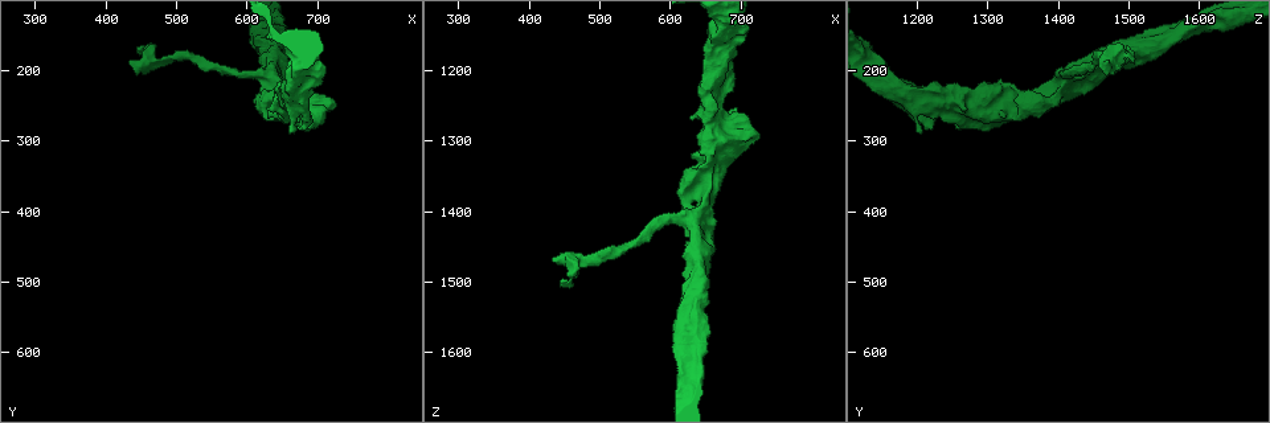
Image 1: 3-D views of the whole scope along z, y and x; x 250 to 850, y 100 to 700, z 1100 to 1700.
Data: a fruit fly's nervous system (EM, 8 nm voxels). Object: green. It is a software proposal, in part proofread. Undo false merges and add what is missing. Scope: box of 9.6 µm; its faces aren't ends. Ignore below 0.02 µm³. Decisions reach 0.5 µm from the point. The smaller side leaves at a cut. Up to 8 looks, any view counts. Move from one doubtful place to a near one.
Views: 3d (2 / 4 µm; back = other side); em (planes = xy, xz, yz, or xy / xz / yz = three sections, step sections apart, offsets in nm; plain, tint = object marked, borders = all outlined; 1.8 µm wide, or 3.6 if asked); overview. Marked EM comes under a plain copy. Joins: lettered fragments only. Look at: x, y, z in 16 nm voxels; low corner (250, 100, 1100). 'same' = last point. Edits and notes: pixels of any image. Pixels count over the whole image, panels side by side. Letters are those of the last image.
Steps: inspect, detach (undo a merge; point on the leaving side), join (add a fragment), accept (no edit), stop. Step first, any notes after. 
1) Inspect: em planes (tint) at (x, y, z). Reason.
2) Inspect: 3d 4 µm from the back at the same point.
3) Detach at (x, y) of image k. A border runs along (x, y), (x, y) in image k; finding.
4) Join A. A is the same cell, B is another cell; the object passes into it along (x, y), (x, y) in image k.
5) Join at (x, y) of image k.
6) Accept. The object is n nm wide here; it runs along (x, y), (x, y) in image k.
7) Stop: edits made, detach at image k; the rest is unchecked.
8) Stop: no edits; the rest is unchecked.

Inspect: 3d 2 µm at (635, 210, 1415). Side arm on a straight run.

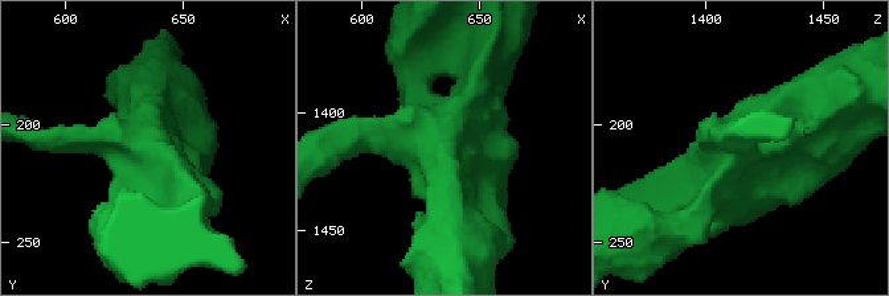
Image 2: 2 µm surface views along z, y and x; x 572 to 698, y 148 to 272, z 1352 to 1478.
Inspect: em xy step 16 (borders) at (635, 211, 1414). Shape alone is not enough.

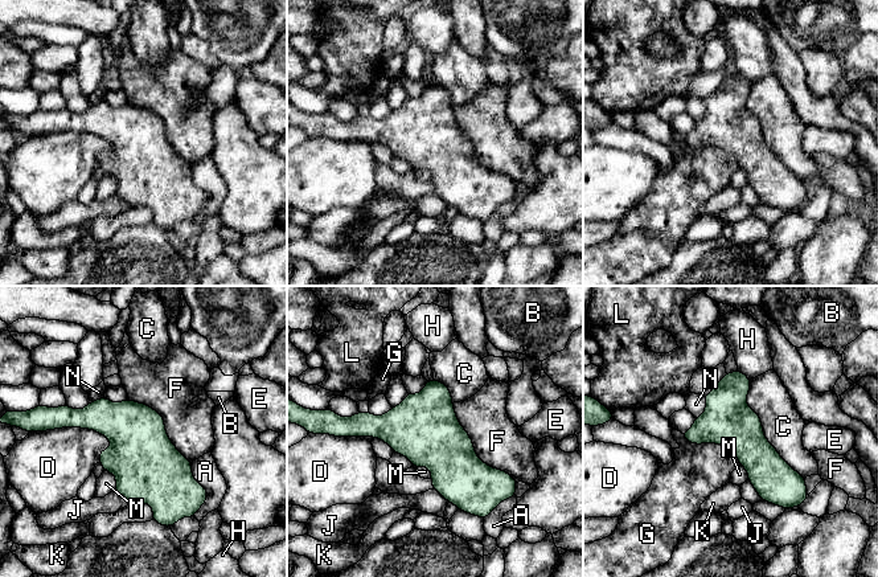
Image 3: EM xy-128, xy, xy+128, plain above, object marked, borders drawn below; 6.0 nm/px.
Accept. The object is 300 nm wide here; A, B, C, D, E, F, G, H, J, K, L, M and N are other cells; a border runs along (680, 433), (727, 446), (739, 465) in image 3; all the same neuron.

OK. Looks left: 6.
Inspect: em 3.6 µm yz step 16 (tint) at (730, 250, 1290). An open end.

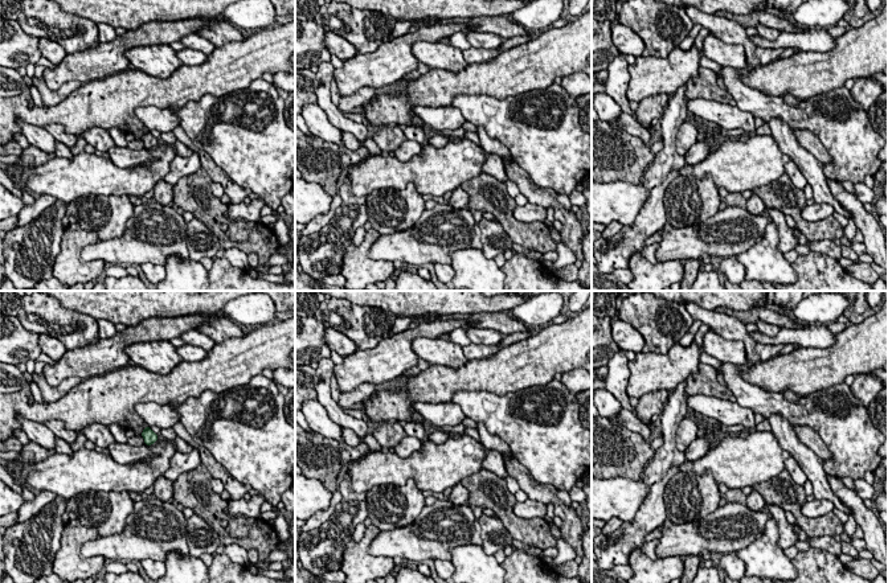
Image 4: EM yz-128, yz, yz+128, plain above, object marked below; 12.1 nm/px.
Inspect: em 3.6 µm planes (borders) at the same point. Cut it another way.

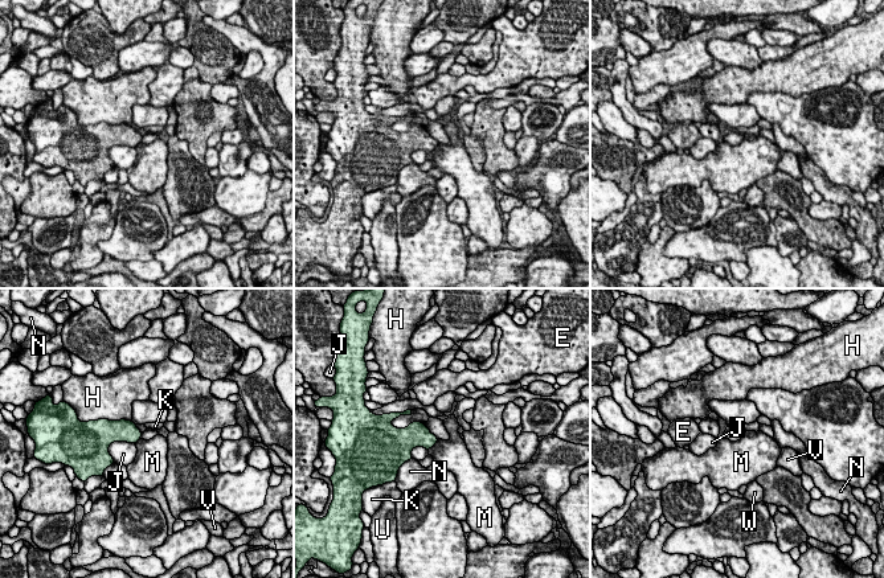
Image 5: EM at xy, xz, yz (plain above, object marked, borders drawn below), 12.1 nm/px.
Accept. E, H, J, K, M, N, U, V and W are other cells; a border runs along (438, 439), (428, 450) in image 5; no lettered fragment goes on from it.

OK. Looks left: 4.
Inspect: 3d 4 µm from the back at (675, 250, 1190). Three-way junction.

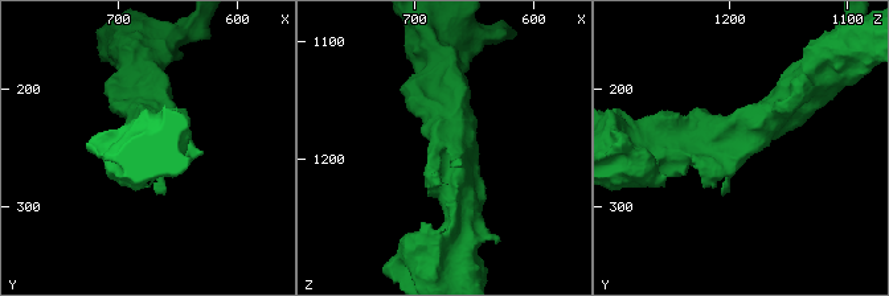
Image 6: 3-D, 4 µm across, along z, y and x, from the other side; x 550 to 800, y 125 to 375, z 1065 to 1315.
Inspect: em xy step 16 (borders) at (672, 252, 1190).

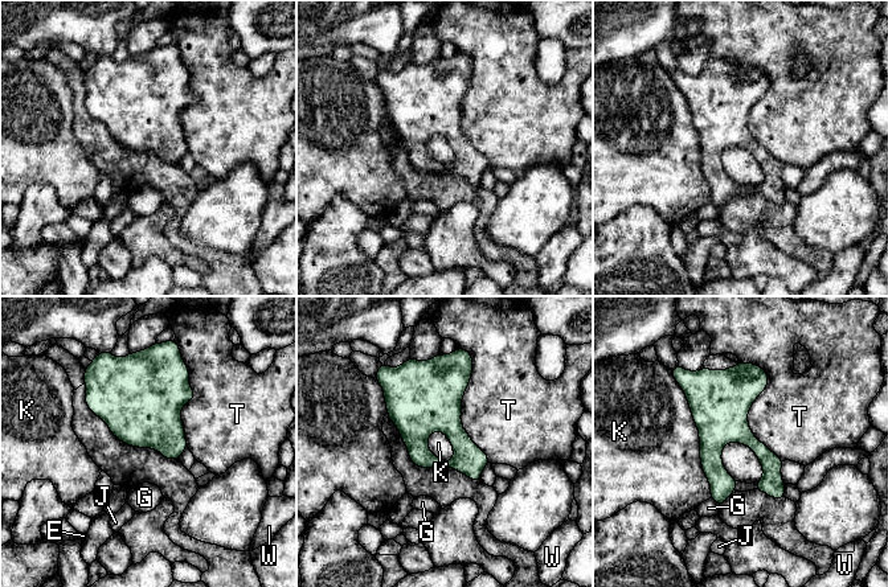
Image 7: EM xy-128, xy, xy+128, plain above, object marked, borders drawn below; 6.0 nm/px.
Accept. E, G, J, K, T and W are other cells; continuous, no second neuron.

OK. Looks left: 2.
Stop: no edits; the rest is unchecked.

